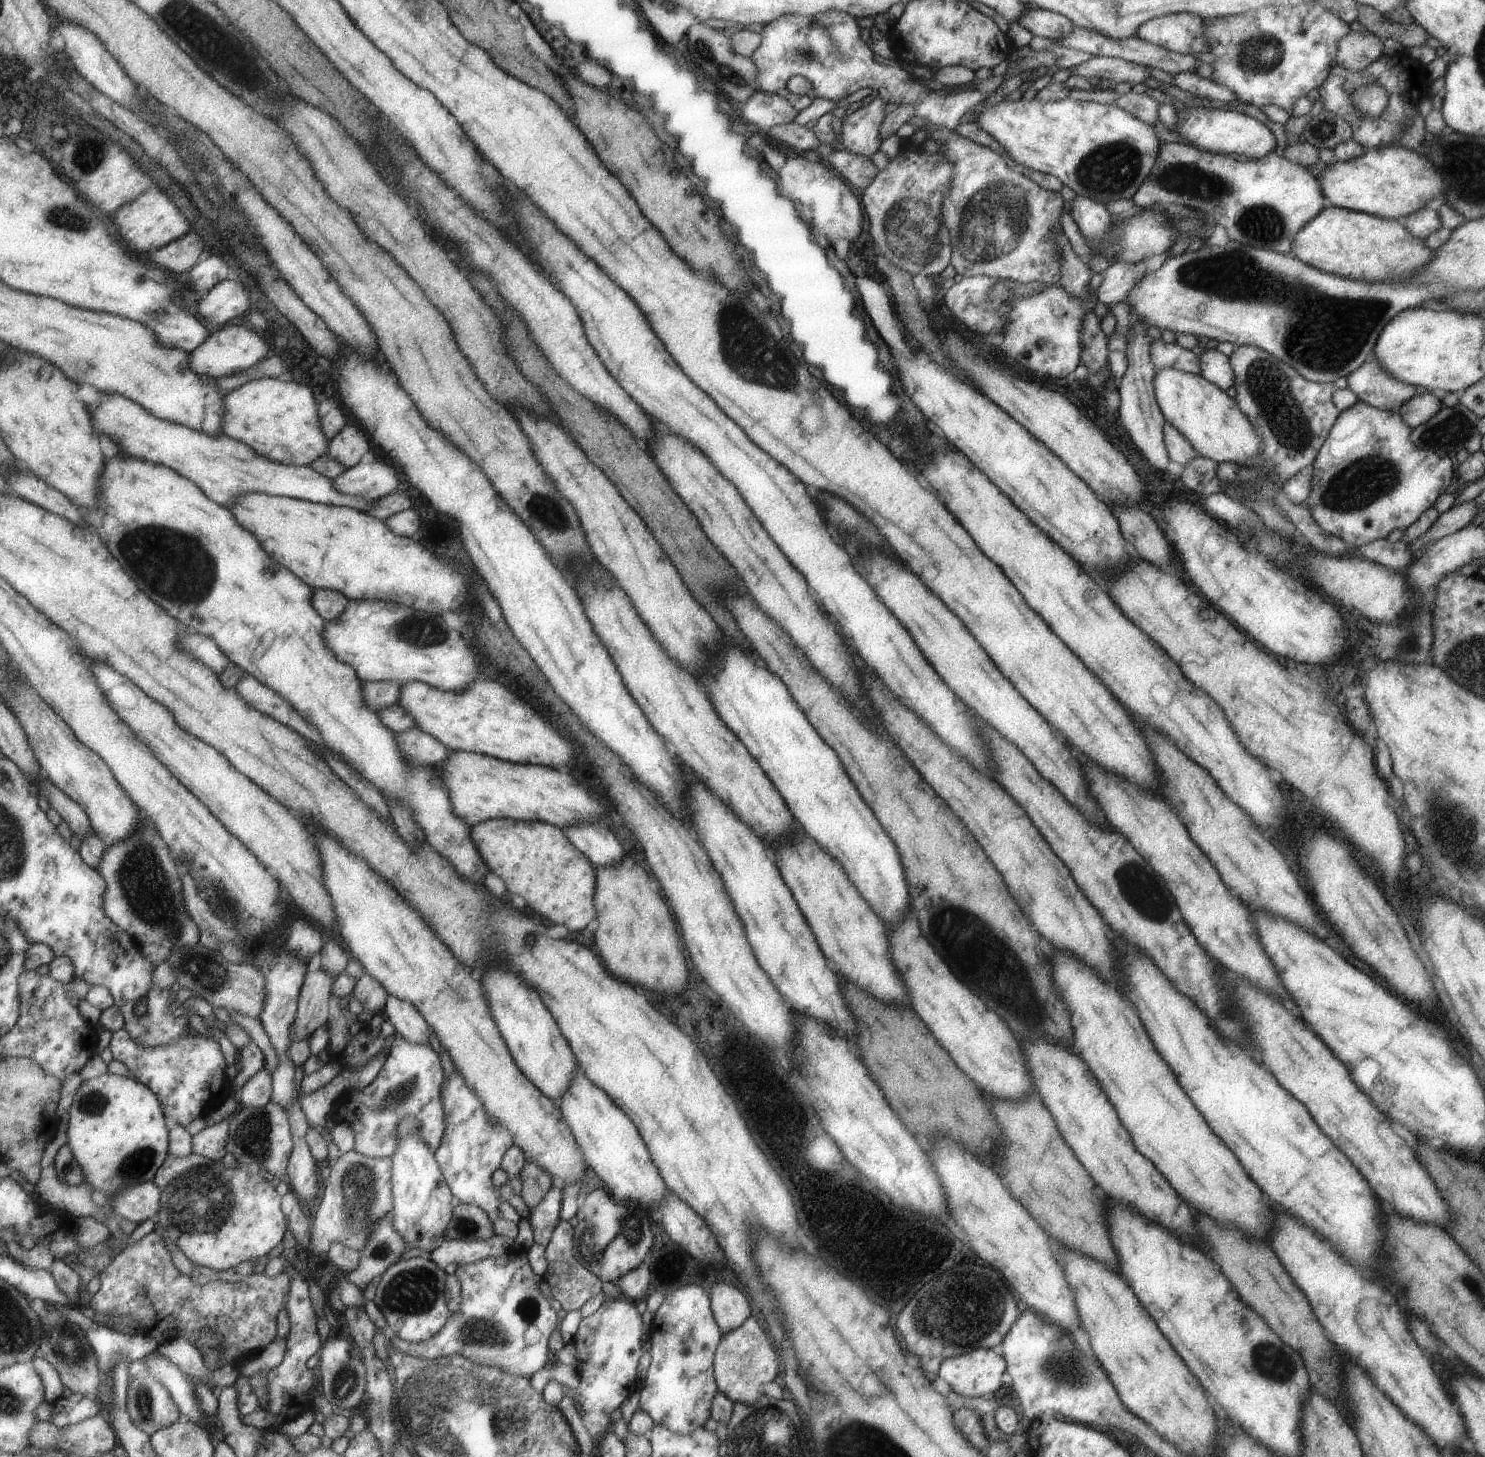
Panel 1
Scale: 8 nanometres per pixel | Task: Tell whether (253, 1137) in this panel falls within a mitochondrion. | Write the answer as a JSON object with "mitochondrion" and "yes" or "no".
{"mitochondrion":"yes"}

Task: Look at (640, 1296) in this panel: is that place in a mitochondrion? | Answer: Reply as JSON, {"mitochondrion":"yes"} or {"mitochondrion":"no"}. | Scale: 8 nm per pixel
{"mitochondrion":"no"}

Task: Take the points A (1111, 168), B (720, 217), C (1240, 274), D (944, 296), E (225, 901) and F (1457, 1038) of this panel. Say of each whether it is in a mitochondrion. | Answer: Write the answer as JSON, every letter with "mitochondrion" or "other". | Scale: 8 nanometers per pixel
{"A":"mitochondrion","B":"other","C":"mitochondrion","D":"other","E":"mitochondrion","F":"other"}

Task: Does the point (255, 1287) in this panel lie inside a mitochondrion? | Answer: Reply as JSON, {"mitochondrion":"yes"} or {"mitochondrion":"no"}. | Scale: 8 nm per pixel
{"mitochondrion":"no"}

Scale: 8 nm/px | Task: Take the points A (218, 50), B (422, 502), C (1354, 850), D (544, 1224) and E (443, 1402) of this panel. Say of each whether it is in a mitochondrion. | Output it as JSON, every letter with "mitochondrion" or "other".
{"A":"mitochondrion","B":"other","C":"other","D":"other","E":"mitochondrion"}

